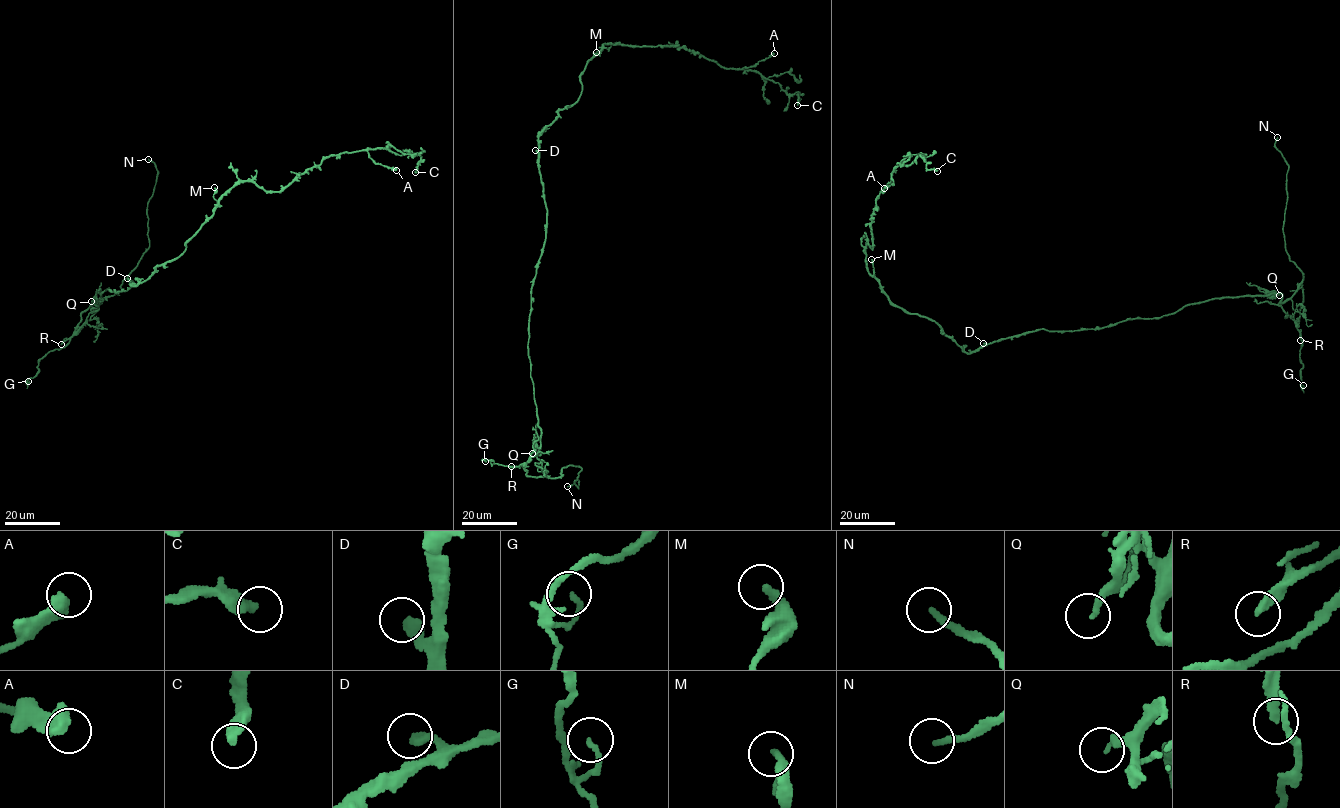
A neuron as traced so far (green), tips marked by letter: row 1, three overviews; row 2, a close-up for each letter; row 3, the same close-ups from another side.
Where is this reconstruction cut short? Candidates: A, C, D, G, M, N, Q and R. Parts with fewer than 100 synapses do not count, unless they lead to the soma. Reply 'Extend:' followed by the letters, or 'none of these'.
Extend: N

